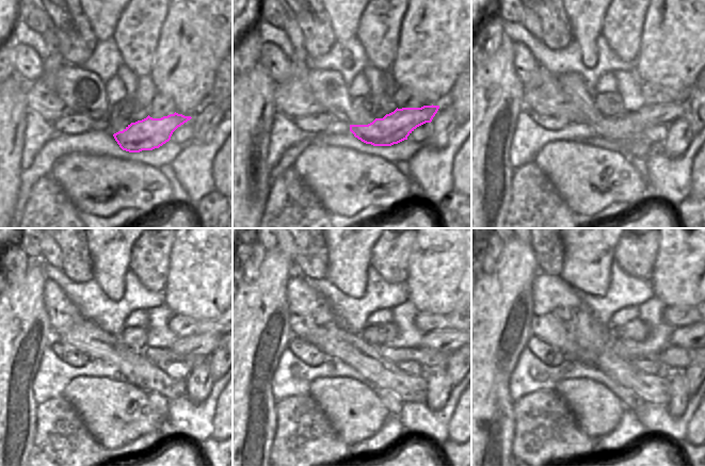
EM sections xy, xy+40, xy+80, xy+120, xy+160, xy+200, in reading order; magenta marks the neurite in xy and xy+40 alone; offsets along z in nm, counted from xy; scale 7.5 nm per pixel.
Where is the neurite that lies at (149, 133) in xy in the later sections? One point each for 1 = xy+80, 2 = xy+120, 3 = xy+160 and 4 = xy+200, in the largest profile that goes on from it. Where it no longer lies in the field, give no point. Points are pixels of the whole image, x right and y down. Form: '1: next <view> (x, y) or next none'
1: next xy+80 (635, 124)
2: next xy+120 (202, 344)
3: next xy+160 (443, 340)
4: next xy+200 (688, 337)

